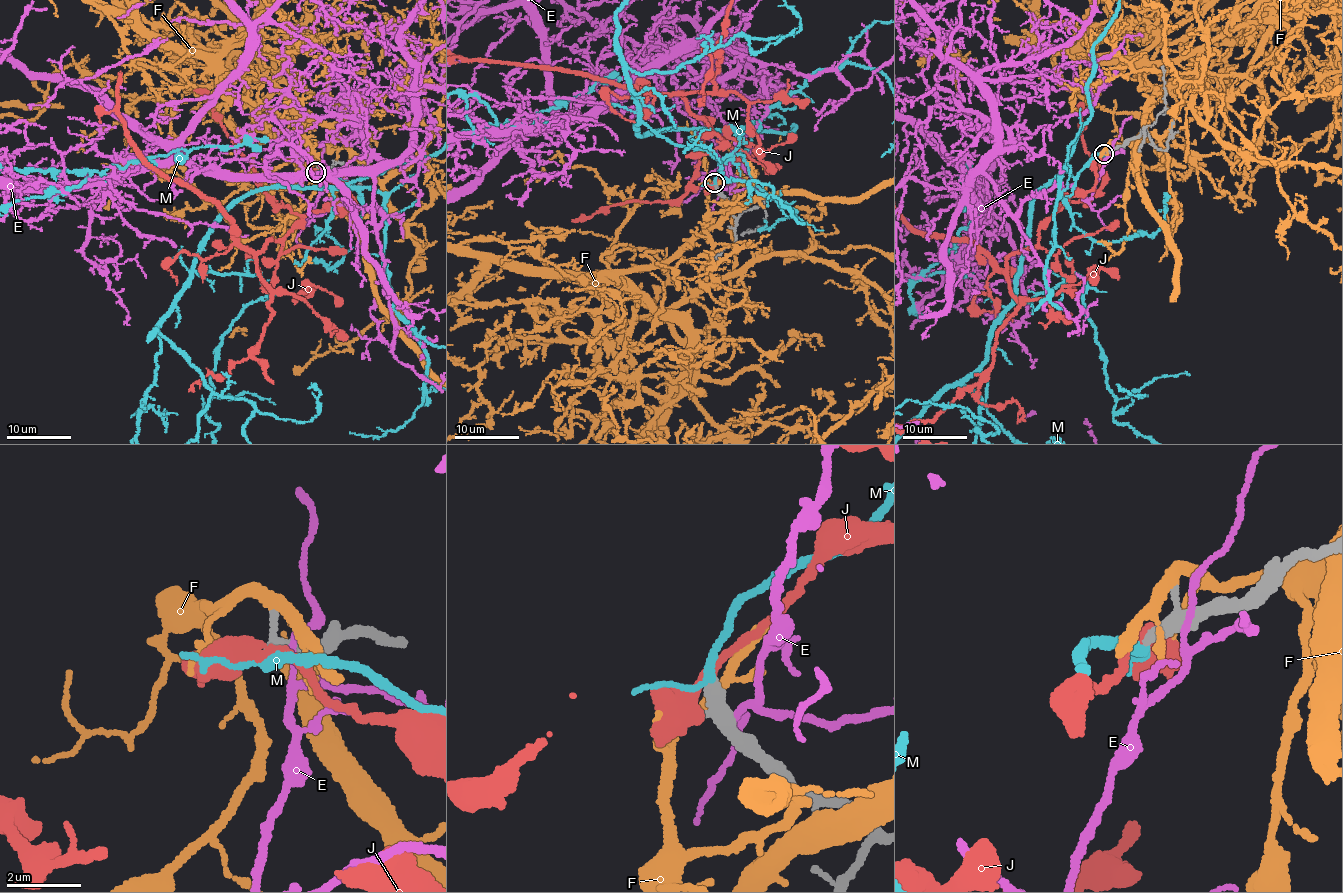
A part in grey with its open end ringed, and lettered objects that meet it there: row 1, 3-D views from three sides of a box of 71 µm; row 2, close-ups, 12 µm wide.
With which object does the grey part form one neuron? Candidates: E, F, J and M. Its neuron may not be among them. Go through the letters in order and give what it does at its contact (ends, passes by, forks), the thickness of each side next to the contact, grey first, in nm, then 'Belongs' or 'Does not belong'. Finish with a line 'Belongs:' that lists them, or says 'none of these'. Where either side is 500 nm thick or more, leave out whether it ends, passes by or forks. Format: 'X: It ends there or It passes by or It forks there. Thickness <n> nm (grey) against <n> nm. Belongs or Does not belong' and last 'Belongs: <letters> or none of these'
E: It passes by. Thickness 440 nm (grey) against 140 nm. Does not belong
F: It passes by. Thickness 200 nm (grey) against 280 nm. Does not belong
J: It passes by. Thickness 300 nm (grey) against 400 nm. Does not belong
M: It passes by. Thickness 380 nm (grey) against 190 nm. Belongs
Belongs: M

